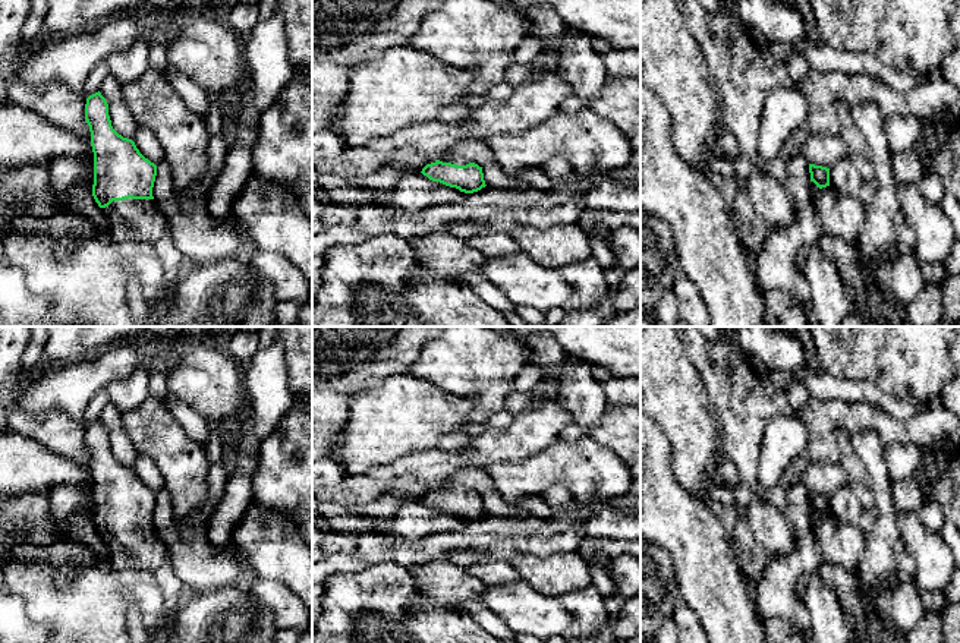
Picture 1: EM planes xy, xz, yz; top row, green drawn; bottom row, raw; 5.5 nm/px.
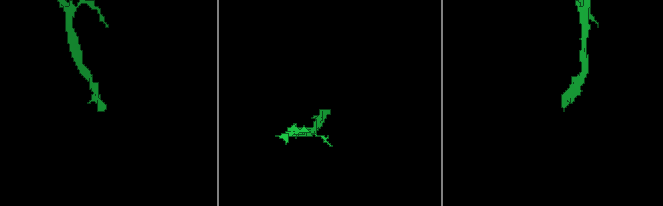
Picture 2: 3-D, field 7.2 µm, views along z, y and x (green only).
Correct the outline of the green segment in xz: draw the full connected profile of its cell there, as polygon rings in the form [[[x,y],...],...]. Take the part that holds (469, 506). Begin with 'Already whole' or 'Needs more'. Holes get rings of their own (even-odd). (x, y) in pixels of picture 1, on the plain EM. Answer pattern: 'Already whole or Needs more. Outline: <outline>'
Needs more. Outline: [[[443,485],[427,492],[421,501],[432,510],[440,510],[465,521],[473,521],[487,514],[482,495],[462,485]]]

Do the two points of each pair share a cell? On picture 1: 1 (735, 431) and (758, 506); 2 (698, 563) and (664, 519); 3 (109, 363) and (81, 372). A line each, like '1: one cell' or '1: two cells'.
1: two cells
2: one cell
3: one cell

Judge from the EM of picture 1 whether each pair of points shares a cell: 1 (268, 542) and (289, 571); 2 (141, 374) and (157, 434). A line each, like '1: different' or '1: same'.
1: same
2: different

